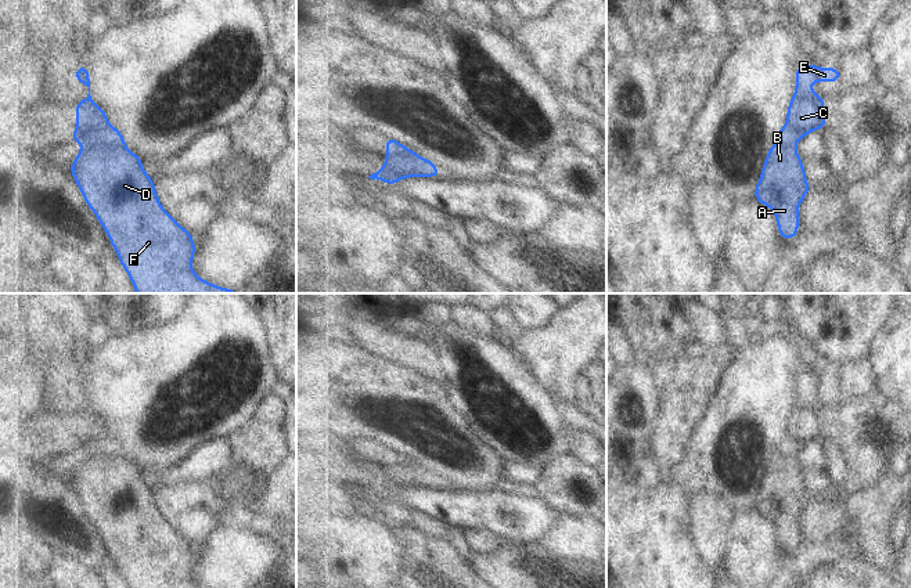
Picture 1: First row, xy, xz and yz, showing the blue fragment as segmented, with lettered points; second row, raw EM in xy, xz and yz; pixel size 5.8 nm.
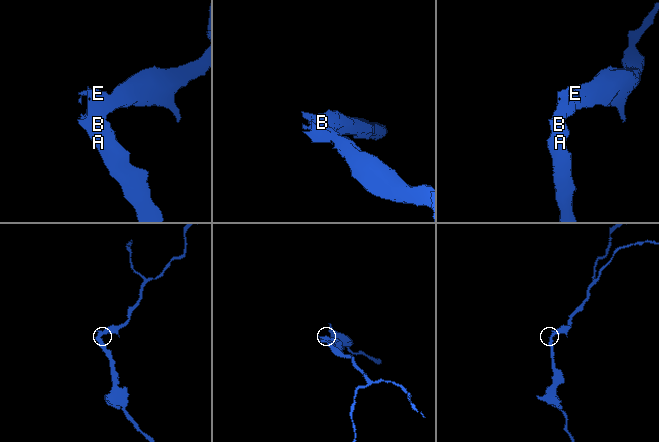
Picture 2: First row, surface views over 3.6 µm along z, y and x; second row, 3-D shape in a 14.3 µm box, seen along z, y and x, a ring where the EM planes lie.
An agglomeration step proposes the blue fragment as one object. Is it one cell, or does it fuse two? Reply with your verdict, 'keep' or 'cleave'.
cleave

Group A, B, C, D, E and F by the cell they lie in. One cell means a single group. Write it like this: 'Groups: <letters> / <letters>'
Groups: A B D F / C E

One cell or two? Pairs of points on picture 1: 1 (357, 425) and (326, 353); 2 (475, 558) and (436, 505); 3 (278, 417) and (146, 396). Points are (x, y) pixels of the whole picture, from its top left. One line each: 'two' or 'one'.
1: one
2: two
3: two

